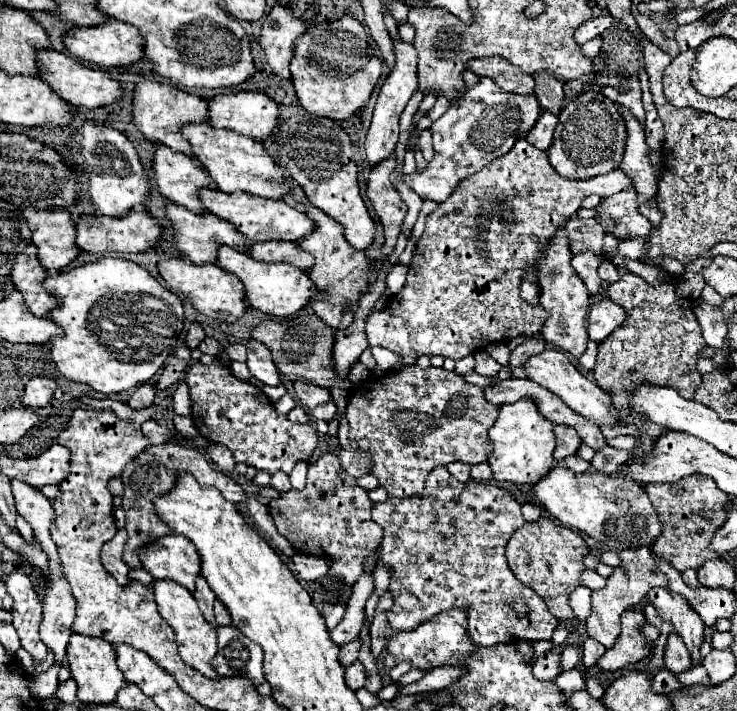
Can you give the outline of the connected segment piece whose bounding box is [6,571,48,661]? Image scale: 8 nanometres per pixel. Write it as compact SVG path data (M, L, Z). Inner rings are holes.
M16 571L6 579L6 587L14 599L12 625L20 635L20 643L36 661L42 661L48 653L46 645L40 641L38 635L38 625L42 619L42 603L30 583L30 577Z

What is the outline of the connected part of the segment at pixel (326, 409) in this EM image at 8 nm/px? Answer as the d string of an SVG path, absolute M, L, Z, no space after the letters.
M328 401L326 405L320 405L318 409L312 409L310 415L312 415L314 419L322 419L322 421L328 423L328 421L332 421L334 415L336 415L336 405L334 405L334 401Z

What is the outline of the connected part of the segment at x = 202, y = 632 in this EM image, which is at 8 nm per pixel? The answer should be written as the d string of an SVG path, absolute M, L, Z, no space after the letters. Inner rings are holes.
M154 581L154 595L156 595L156 603L158 603L158 611L160 615L170 623L170 627L174 629L176 633L176 643L178 643L178 651L180 651L180 657L190 665L194 667L196 671L200 671L202 675L214 679L214 677L220 677L216 673L216 669L212 667L212 659L218 651L218 643L216 643L216 627L210 625L204 615L200 613L192 593L174 583L174 581Z

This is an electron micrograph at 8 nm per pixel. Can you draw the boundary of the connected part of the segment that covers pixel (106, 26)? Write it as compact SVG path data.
M106 19L102 25L92 27L74 27L64 35L64 45L70 51L70 55L100 67L122 67L144 57L142 37L138 35L138 29L118 19Z

